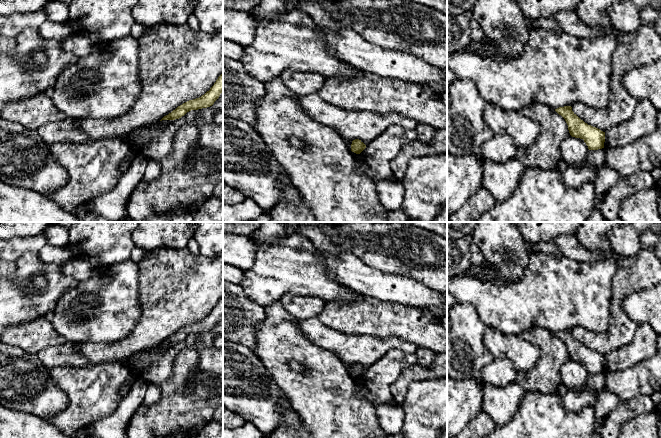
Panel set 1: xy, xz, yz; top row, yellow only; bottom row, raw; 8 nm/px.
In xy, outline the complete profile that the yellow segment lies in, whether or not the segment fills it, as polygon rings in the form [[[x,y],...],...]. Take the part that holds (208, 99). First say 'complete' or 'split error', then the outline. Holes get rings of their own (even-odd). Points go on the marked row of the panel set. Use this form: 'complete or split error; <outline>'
complete; [[[223,73],[218,77],[214,85],[207,91],[204,95],[199,98],[189,100],[182,105],[178,106],[168,115],[164,116],[162,120],[175,120],[184,116],[187,112],[191,110],[198,110],[202,108],[210,107],[219,98],[220,94],[223,92]]]

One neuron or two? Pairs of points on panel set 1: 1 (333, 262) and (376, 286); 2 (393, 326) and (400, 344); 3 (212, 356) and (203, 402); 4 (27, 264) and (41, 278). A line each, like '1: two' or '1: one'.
1: one
2: two
3: two
4: one

